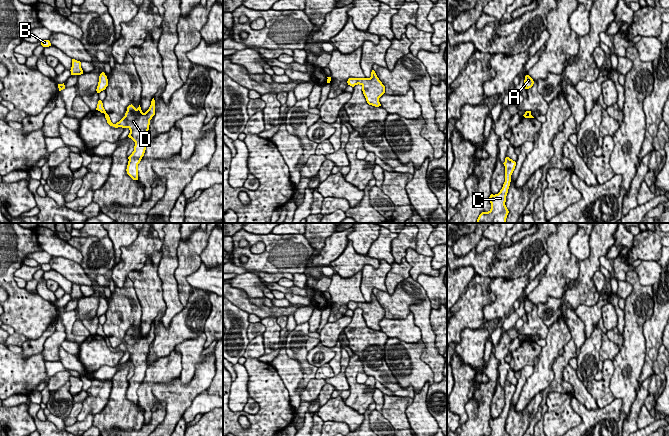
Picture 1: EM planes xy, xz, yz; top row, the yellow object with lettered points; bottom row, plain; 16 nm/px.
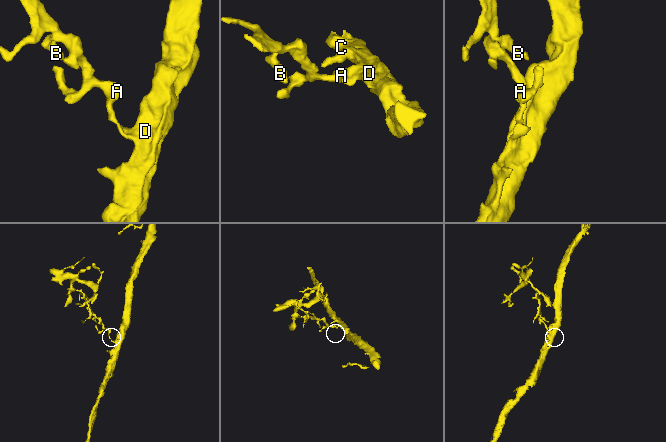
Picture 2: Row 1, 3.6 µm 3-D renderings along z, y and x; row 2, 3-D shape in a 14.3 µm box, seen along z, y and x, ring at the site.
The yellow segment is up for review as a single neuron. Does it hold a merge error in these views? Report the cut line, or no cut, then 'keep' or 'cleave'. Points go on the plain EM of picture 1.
cut in yz along (525, 336), (530, 338); cleave

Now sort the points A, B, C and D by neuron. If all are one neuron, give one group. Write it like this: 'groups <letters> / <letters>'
groups A B / C D

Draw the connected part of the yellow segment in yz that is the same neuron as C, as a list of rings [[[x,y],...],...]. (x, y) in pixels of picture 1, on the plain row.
[[[506,381],[503,388],[505,390],[505,406],[498,418],[490,419],[489,424],[491,427],[491,433],[488,436],[509,436],[505,429],[505,426],[511,406],[511,399],[515,393],[516,386],[509,381]]]

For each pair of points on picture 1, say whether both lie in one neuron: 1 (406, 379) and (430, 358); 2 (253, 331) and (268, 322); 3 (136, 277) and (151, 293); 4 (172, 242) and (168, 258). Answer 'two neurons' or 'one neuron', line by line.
1: two neurons
2: two neurons
3: one neuron
4: one neuron

